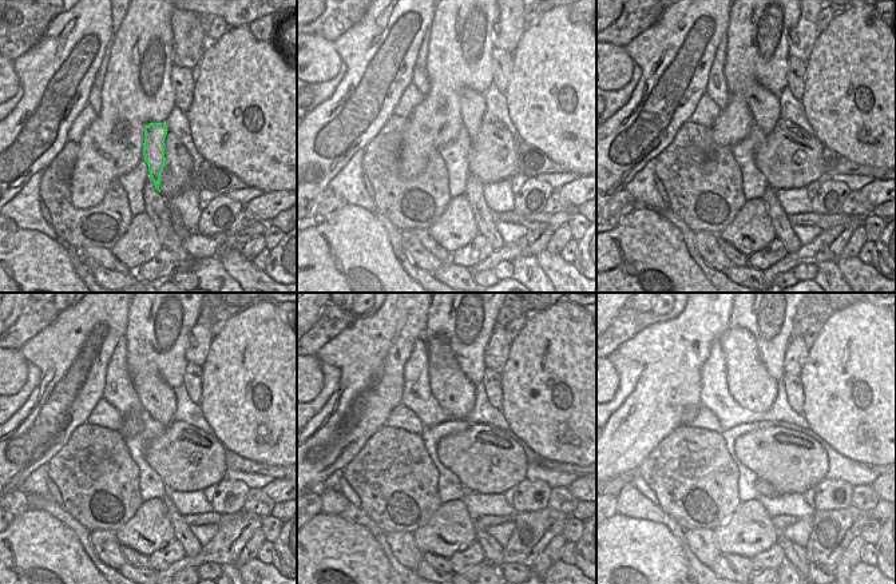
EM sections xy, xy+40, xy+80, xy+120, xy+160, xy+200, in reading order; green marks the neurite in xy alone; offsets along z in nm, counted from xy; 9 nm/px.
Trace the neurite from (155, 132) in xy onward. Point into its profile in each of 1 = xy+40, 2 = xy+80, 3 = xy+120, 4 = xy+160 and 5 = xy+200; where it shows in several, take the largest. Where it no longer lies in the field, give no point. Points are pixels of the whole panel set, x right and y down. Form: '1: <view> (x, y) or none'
1: xy+40 (472, 106)
2: xy+80 (764, 106)
3: xy+120 (158, 400)
4: xy+160 (455, 393)
5: xy+200 (749, 384)

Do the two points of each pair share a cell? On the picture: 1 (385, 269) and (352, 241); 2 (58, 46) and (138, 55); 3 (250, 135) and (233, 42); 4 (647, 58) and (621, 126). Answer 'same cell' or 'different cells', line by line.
1: same cell
2: different cells
3: same cell
4: same cell

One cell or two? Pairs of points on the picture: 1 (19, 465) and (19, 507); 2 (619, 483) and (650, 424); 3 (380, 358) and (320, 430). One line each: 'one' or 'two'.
1: two
2: two
3: one

